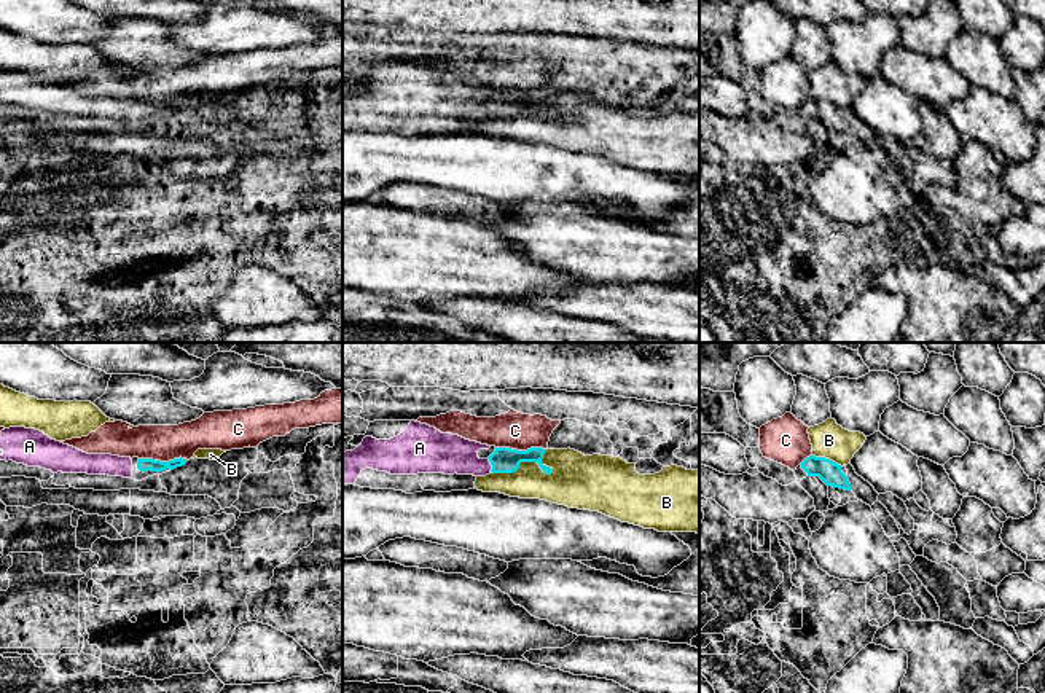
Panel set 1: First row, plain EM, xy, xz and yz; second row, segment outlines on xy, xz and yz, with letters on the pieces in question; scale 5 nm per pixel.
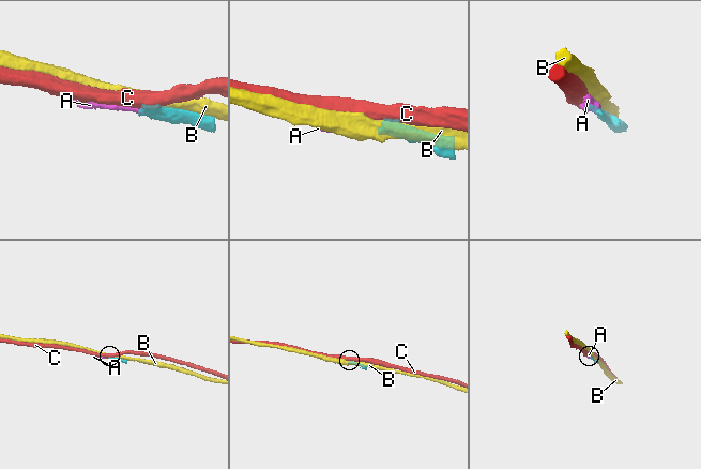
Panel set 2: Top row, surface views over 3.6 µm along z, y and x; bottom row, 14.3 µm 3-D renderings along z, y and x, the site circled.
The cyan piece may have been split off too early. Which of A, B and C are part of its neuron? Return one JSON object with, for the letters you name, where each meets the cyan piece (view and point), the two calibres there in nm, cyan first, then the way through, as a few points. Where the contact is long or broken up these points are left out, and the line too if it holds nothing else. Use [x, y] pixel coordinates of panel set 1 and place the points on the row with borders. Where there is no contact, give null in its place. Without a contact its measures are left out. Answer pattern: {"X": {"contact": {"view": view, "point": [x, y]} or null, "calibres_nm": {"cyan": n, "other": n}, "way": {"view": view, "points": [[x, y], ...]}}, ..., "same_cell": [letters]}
{"A": {"contact": {"view": "xz", "point": [491, 464]}, "calibres_nm": {"cyan": 130, "other": 200}, "way": {"view": "xz", "points": [[504, 459], [491, 464], [469, 464], [443, 453]]}}, "same_cell": ["A"]}

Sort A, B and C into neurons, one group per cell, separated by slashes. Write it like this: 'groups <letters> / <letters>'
groups A / B / C

